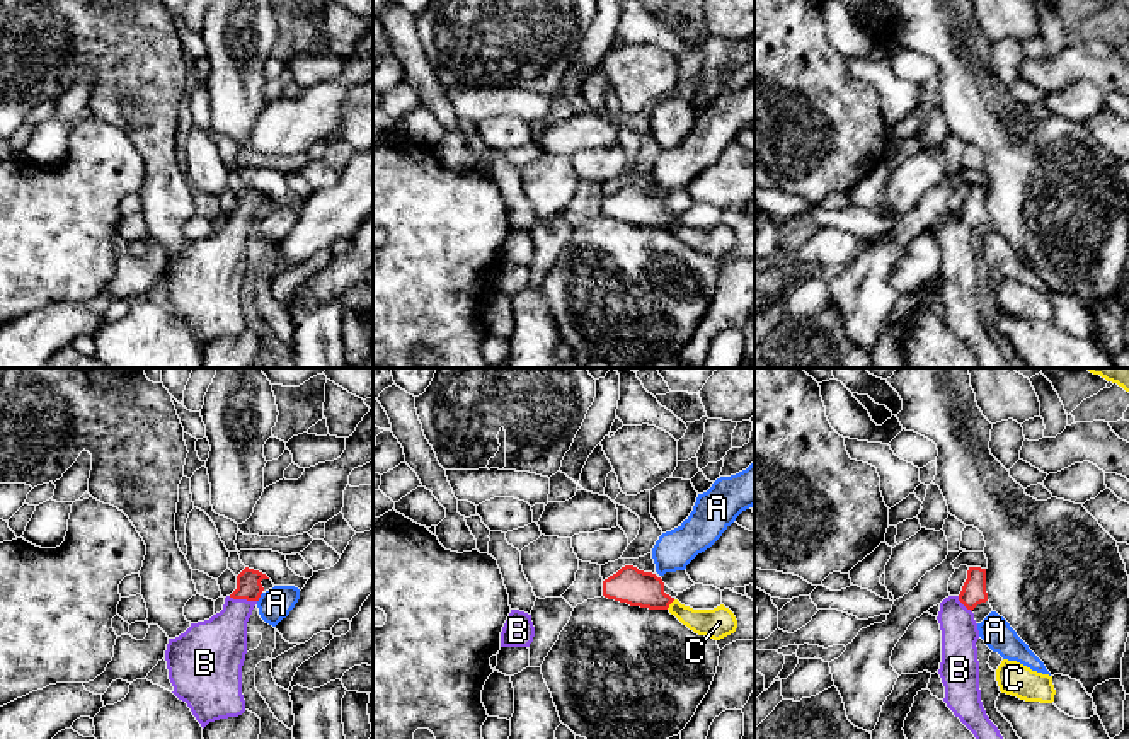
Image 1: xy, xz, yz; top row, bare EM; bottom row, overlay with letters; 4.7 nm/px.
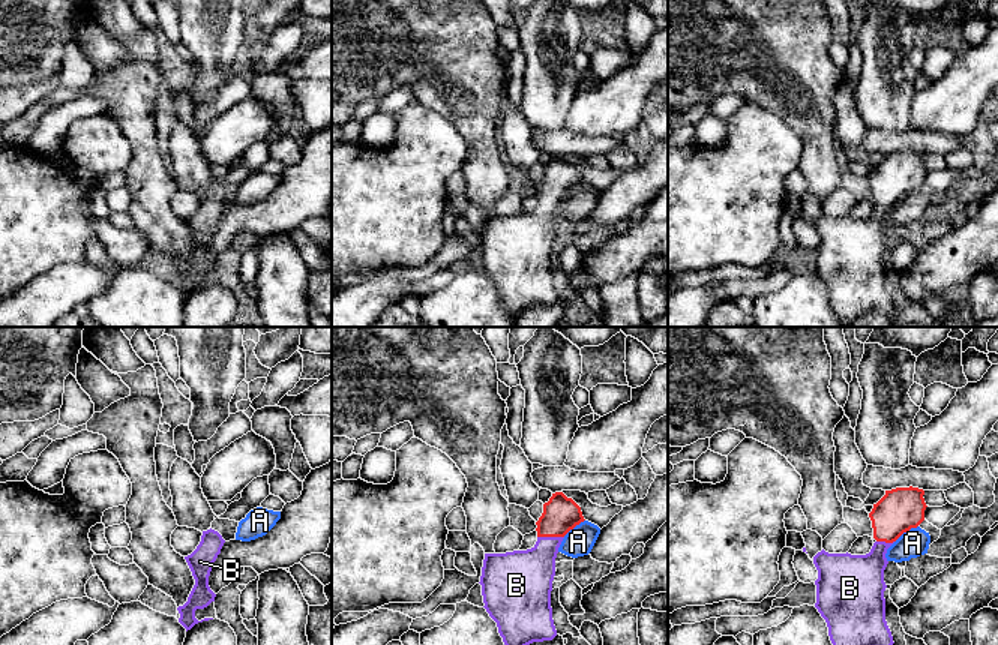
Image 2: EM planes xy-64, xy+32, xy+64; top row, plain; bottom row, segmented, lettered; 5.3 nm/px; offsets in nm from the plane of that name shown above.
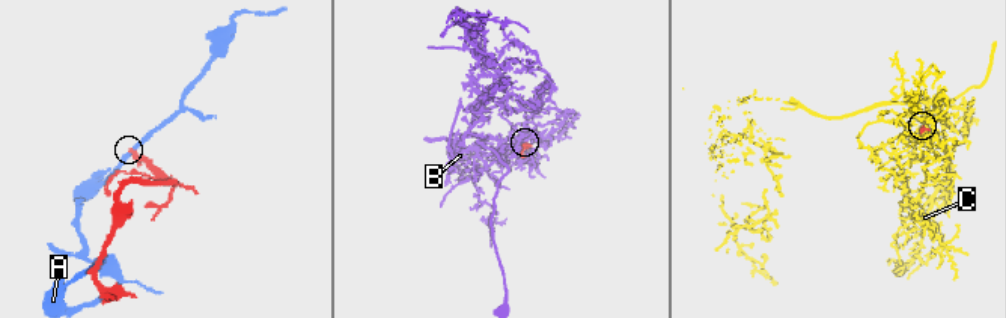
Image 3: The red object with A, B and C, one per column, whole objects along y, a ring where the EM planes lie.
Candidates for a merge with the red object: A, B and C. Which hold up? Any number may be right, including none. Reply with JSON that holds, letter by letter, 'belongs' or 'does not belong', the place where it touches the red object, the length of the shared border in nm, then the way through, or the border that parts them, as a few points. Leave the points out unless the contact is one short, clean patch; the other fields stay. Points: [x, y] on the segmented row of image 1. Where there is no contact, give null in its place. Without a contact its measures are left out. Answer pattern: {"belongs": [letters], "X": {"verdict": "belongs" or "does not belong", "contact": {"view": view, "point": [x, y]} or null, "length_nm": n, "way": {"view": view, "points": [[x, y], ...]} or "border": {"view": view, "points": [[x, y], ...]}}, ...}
{"belongs": ["B"], "A": {"verdict": "does not belong", "contact": {"view": "xy", "point": [259, 596]}, "length_nm": 50, "border": {"view": "xy", "points": [[263, 593], [257, 601]]}}, "B": {"verdict": "belongs", "contact": {"view": "xy", "point": [242, 598]}, "length_nm": 140, "way": {"view": "xy", "points": [[249, 586], [242, 598], [218, 644]]}}, "C": {"verdict": "does not belong", "contact": {"view": "xz", "point": [670, 603]}, "length_nm": 60}}

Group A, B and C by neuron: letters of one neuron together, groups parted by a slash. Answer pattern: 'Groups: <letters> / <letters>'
Groups: A / B / C

